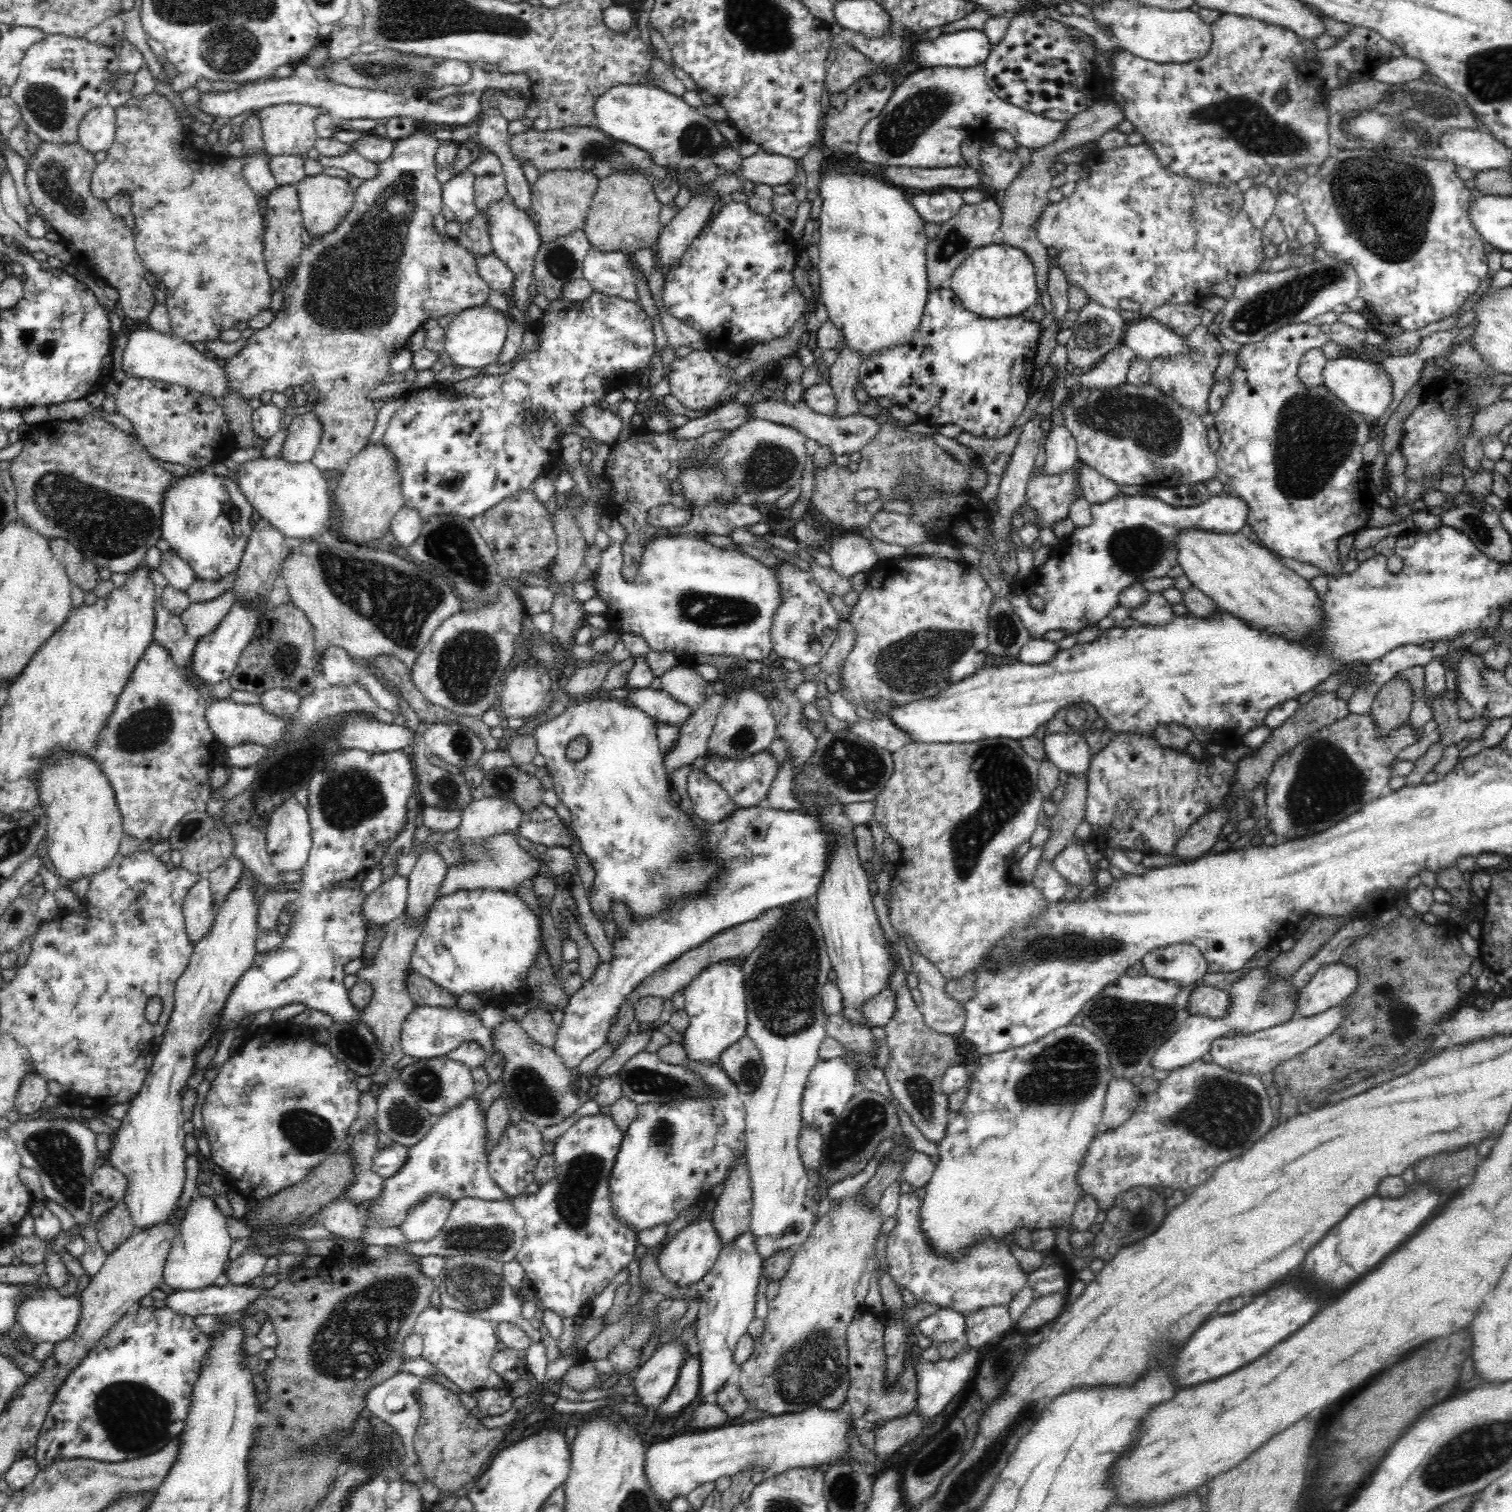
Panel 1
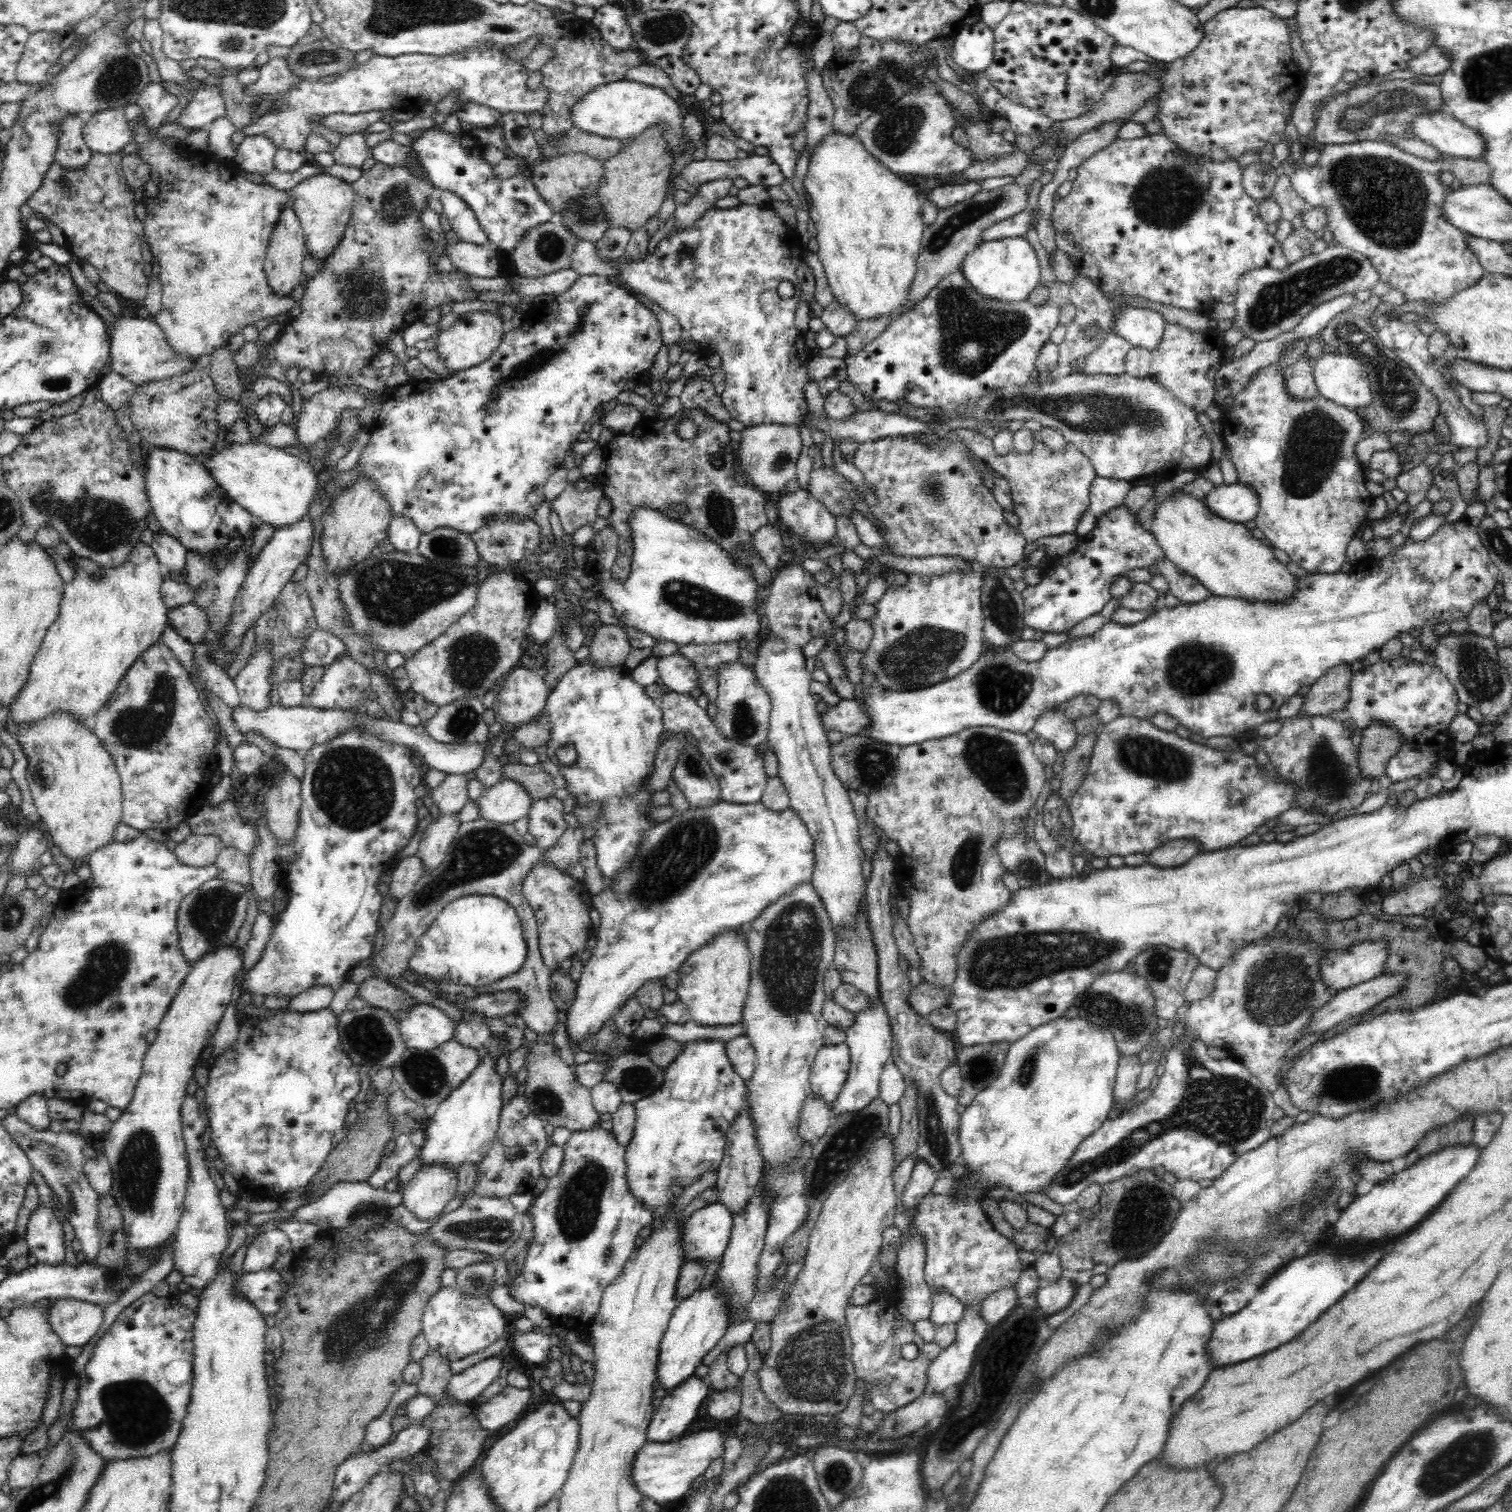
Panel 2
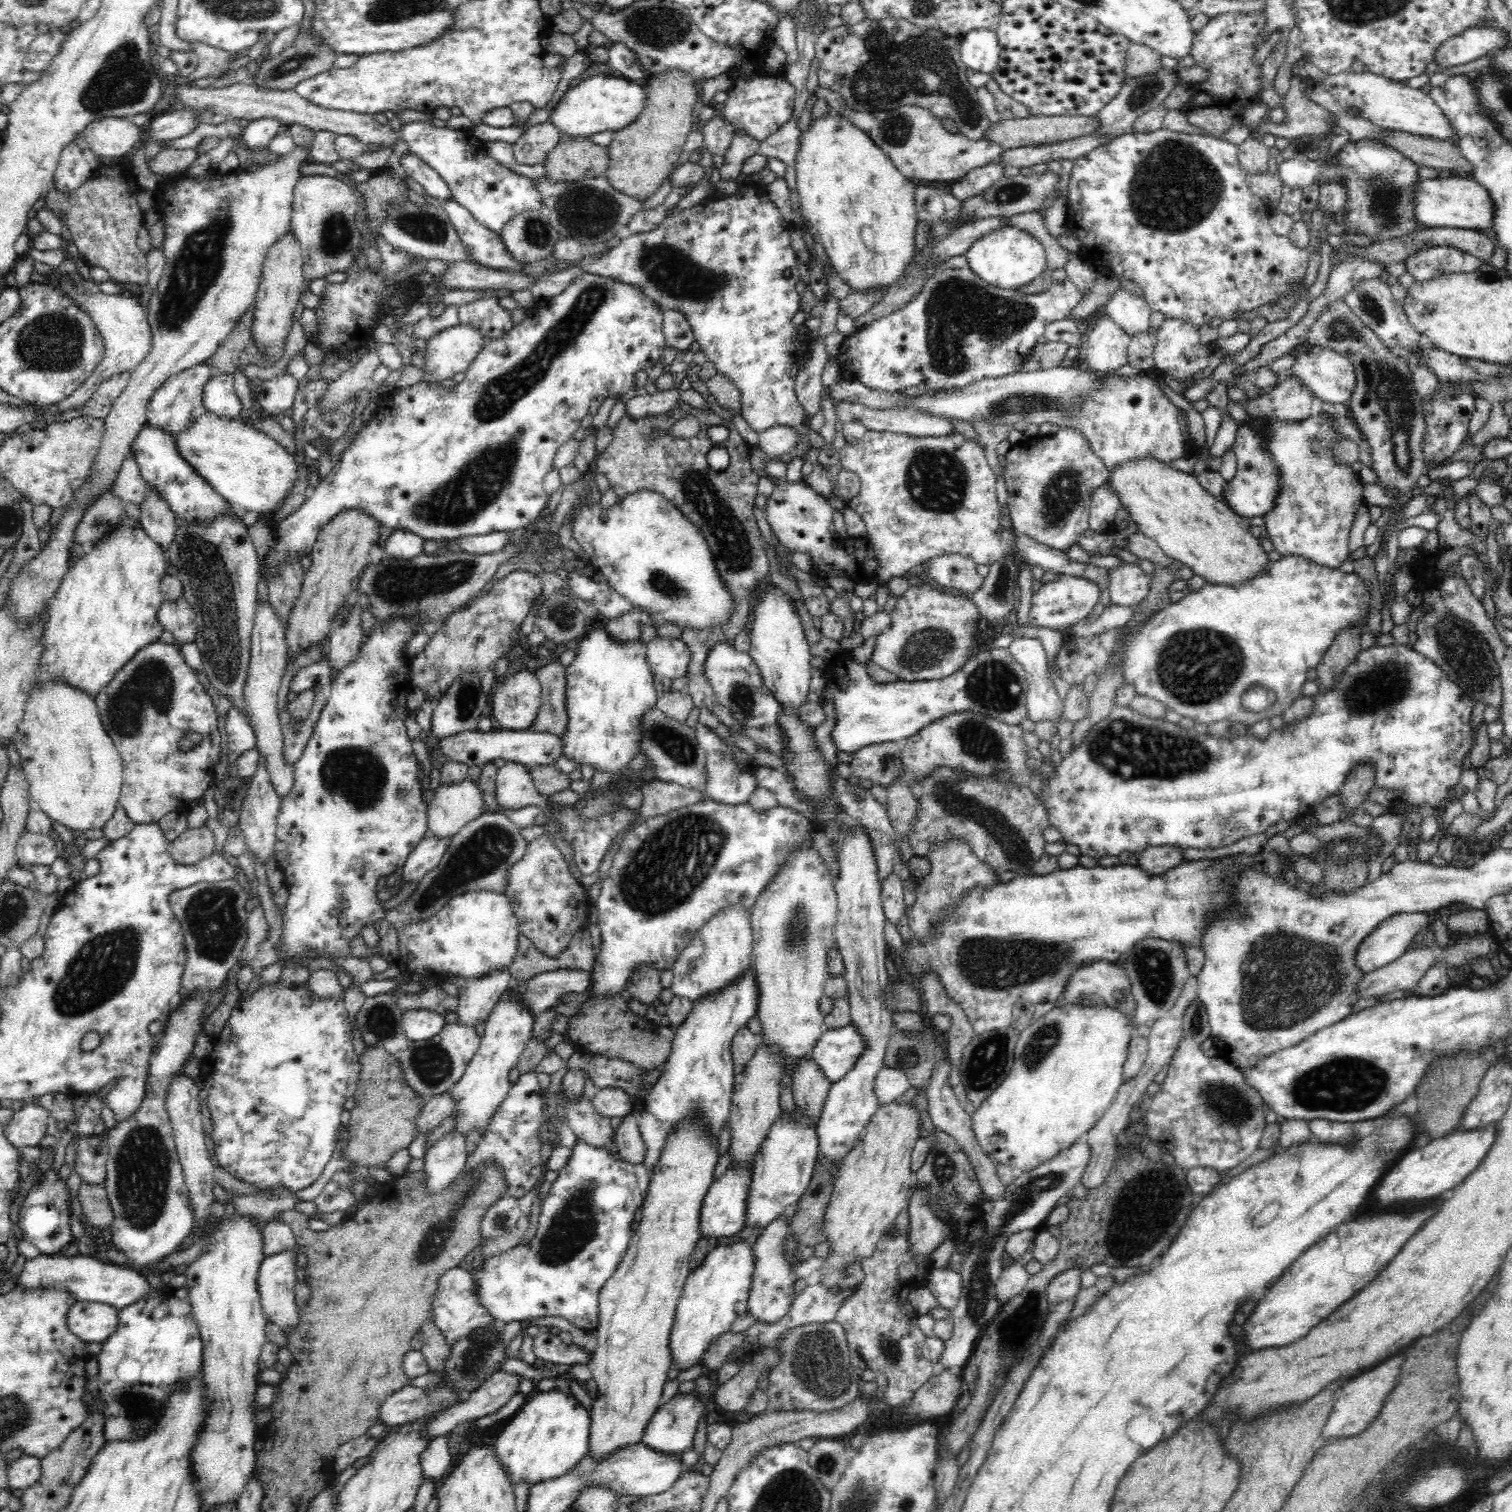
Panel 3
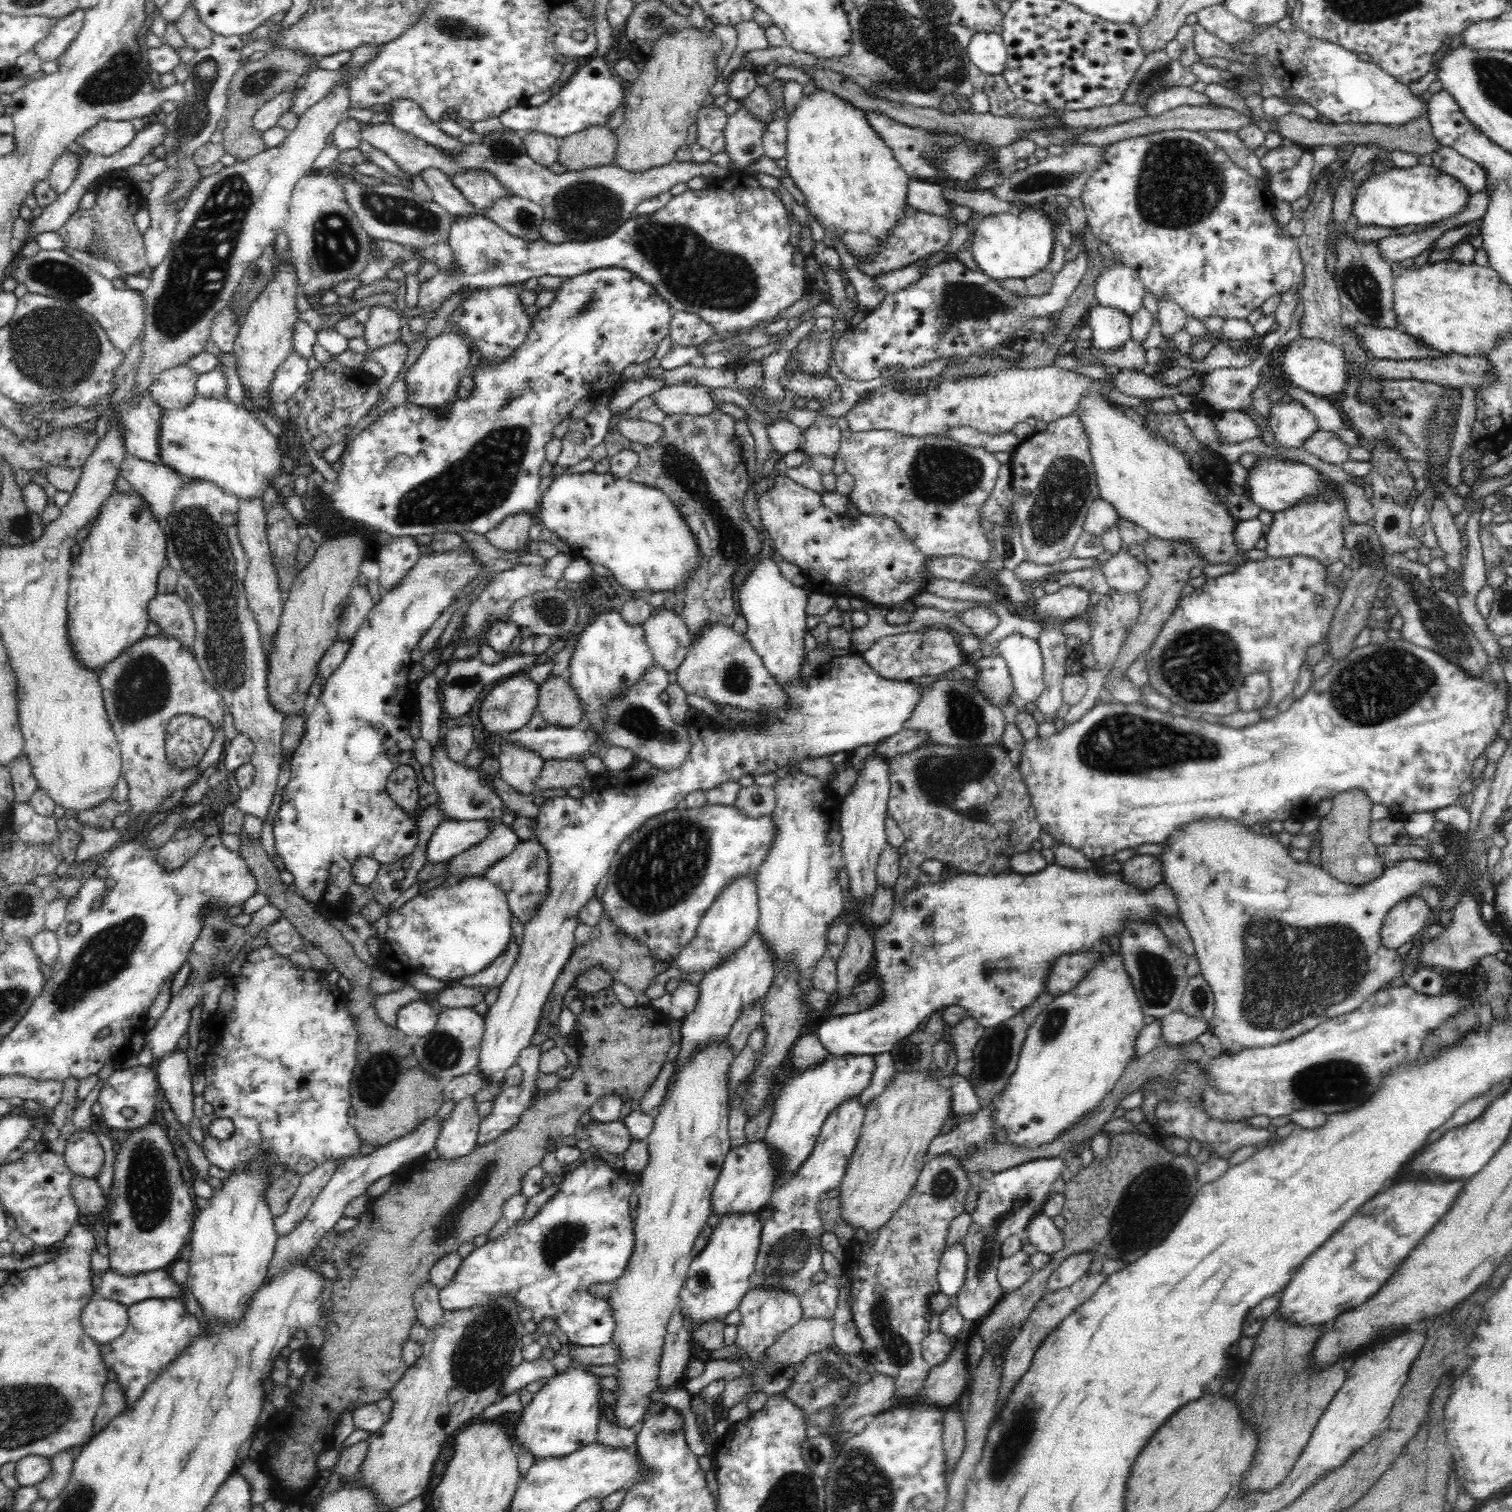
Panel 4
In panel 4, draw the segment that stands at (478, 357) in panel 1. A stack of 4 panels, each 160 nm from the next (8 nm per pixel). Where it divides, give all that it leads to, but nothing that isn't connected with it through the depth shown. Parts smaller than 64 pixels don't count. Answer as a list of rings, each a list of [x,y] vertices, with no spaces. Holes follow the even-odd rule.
[[[447,329],[429,339],[427,344],[418,361],[406,374],[408,401],[422,407],[440,408],[442,411],[457,398],[460,378],[469,371],[472,348],[460,334]]]

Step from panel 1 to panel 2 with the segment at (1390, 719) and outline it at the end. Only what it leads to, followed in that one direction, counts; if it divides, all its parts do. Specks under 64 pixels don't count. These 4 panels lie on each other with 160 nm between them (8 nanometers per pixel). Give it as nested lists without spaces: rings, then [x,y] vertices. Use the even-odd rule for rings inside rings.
[[[1370,720],[1360,734],[1358,762],[1361,773],[1378,778],[1385,773],[1388,761],[1403,745],[1401,734],[1385,722]]]

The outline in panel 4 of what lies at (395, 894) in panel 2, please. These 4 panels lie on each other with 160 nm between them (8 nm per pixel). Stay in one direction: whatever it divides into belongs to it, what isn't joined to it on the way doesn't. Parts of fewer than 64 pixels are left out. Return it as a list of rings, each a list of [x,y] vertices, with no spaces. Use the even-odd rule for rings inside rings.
[[[444,819],[428,840],[425,864],[441,864],[481,842],[491,831],[488,821],[450,821]]]

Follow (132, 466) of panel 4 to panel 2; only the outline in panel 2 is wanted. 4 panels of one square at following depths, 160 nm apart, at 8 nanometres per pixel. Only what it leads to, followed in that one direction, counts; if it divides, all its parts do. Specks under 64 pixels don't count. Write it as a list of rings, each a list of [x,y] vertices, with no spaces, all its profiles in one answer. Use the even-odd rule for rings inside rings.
[[[164,530],[153,538],[151,547],[154,549],[160,566],[167,568],[170,578],[177,580],[186,566],[186,547]]]

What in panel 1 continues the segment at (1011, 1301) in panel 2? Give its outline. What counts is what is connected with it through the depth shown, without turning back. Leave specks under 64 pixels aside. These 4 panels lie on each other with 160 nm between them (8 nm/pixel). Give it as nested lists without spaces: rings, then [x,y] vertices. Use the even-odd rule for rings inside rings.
[[[990,1306],[965,1317],[966,1347],[988,1348],[992,1342],[999,1342],[1014,1328],[1006,1306]]]

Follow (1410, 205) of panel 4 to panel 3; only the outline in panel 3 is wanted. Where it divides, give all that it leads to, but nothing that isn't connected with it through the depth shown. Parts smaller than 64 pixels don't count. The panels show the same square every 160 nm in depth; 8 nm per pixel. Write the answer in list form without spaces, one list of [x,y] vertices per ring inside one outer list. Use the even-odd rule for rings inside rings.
[[[1467,176],[1427,179],[1419,182],[1415,196],[1416,218],[1429,228],[1461,228],[1484,232],[1493,227],[1495,206],[1489,192],[1476,179]]]

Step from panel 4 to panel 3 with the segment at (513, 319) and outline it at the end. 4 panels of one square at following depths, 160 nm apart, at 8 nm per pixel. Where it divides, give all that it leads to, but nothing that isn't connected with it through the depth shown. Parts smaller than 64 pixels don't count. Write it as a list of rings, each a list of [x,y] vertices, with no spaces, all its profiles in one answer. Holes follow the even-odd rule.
[[[490,296],[459,305],[456,310],[460,324],[469,324],[479,328],[488,341],[502,338],[502,334],[510,332],[510,328],[514,325],[510,321],[510,313],[511,311],[498,305],[497,298]]]

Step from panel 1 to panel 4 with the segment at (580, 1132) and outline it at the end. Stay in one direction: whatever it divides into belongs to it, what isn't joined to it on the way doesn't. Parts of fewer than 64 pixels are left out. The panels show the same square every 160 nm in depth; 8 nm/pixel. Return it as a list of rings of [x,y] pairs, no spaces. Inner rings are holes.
[[[605,1154],[588,1156],[572,1172],[564,1175],[554,1196],[550,1196],[530,1222],[516,1222],[505,1234],[486,1244],[474,1247],[463,1259],[453,1281],[439,1290],[443,1310],[474,1310],[488,1306],[498,1297],[510,1299],[519,1310],[530,1310],[533,1324],[541,1328],[545,1319],[556,1320],[570,1337],[570,1344],[601,1346],[611,1342],[615,1323],[607,1302],[590,1295],[588,1288],[600,1282],[612,1282],[624,1272],[624,1266],[634,1248],[633,1220],[630,1216],[630,1196],[639,1193],[641,1173],[610,1167]]]

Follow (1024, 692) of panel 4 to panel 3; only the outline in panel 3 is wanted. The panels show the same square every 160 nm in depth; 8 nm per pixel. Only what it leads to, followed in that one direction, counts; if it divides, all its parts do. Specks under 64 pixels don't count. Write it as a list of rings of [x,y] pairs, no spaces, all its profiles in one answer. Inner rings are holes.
[[[1021,637],[1014,639],[1009,646],[1012,656],[1019,662],[1026,671],[1027,696],[1024,698],[1027,705],[1027,718],[1030,718],[1034,724],[1040,721],[1050,721],[1058,723],[1063,720],[1064,703],[1057,693],[1055,683],[1050,681],[1048,671],[1046,671],[1047,654],[1045,653],[1043,644],[1036,638]]]

